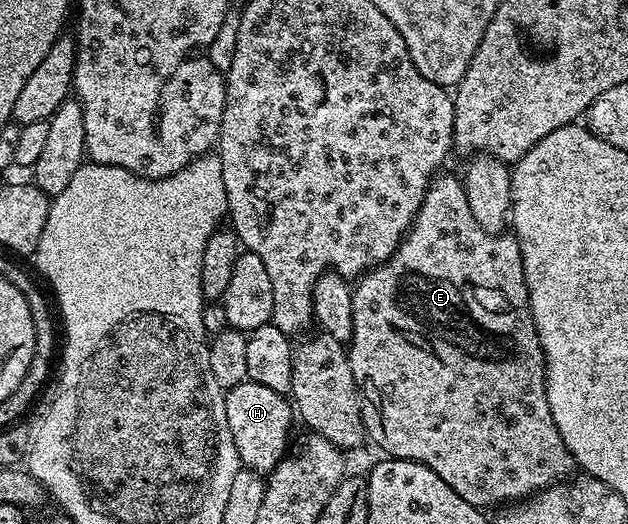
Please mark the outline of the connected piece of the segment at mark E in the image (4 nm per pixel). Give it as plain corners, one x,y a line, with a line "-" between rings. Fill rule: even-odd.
438,175
438,176
436,176
436,177
434,177
434,178
433,178
433,182
431,182
431,183
430,183
430,185
429,185
429,189
428,189
428,191
426,191
426,192
425,192
425,198
424,198
424,199
423,199
423,203
422,203
422,204
421,204
421,209
420,209
420,211
418,211
418,213
417,213
417,217
416,217
416,219
414,219
414,221
413,221
413,226
412,226
412,227
410,227
410,228
409,228
409,231
408,231
408,233
406,233
406,234
405,234
405,240
404,240
404,241
402,241
402,243
401,243
401,246
399,246
399,248
398,248
398,249
396,249
396,251
394,251
394,252
393,252
393,254
392,254
392,255
390,255
390,257
388,257
388,259
386,259
386,260
385,260
385,261
384,261
384,262
383,262
383,263
382,263
382,265
377,265
377,266
376,266
376,267
374,267
374,268
373,268
373,269
370,269
370,270
368,270
368,271
366,271
366,272
364,272
364,273
362,273
362,274
361,274
361,276
360,276
360,277
358,277
358,278
356,278
356,281
355,281
355,284
354,284
354,285
353,285
353,286
352,286
352,293
353,293
353,307
354,307
354,335
353,335
353,337
352,337
352,338
351,338
351,340
350,340
350,341
349,341
349,343
348,343
348,344
347,344
347,352
348,352
348,354
349,354
349,362
350,362
350,363
351,363
351,375
355,375
355,383
356,383
356,384
357,384
357,389
358,389
358,391
360,391
360,392
361,392
361,414
362,414
362,415
363,415
363,423
364,423
364,424
365,424
365,435
366,435
366,438
368,438
368,440
369,440
369,441
370,441
370,442
372,442
372,441
374,441
374,443
375,443
375,444
377,444
377,445
378,445
378,447
379,447
379,448
381,448
381,449
382,449
382,451
383,451
383,452
385,452
385,453
382,453
382,454
385,454
385,455
388,455
388,456
389,456
389,457
390,457
390,458
393,458
393,459
396,459
396,460
399,460
399,461
418,461
418,462
419,462
419,463
423,463
423,464
424,464
424,465
426,465
426,466
427,466
427,467
431,467
431,471
435,471
435,475
439,475
439,479
443,479
443,483
447,483
447,487
451,487
451,491
455,491
455,495
459,495
459,496
460,496
460,497
462,497
462,498
463,498
463,499
467,499
467,503
471,503
471,504
472,504
472,505
475,505
475,506
478,506
478,507
486,507
486,506
485,506
485,505
497,505
497,506
496,506
496,507
501,507
501,506
504,506
504,505
505,505
505,504
506,504
506,503
516,503
516,502
519,502
519,501
523,501
523,500
525,500
525,498
527,498
527,497
532,497
532,496
533,496
533,494
534,494
534,493
539,493
539,492
541,492
541,490
542,490
542,489
548,489
548,488
549,488
549,486
551,486
551,485
556,485
556,484
558,484
558,483
561,483
561,482
564,482
564,481
565,481
565,480
566,480
566,478
568,478
568,477
569,477
569,476
570,476
570,474
572,474
572,473
573,473
573,472
574,472
574,469
575,469
575,462
574,462
574,459
573,459
573,456
572,456
572,455
571,455
571,454
570,454
570,453
569,453
569,452
568,452
568,451
567,451
567,447
566,447
566,446
565,446
565,444
564,444
564,443
563,443
563,435
559,435
559,427
555,427
555,419
551,419
551,403
549,403
549,402
548,402
548,401
547,401
547,379
546,379
546,378
545,378
545,352
544,352
544,351
543,351
543,347
542,347
542,346
541,346
541,344
540,344
540,343
539,343
539,335
538,335
538,334
537,334
537,332
536,332
536,331
535,331
535,323
534,323
534,322
533,322
533,316
532,316
532,315
531,315
531,307
530,307
530,306
529,306
529,292
528,292
528,291
527,291
527,279
526,279
526,278
525,278
525,276
524,276
524,275
523,275
523,255
522,255
522,254
521,254
521,252
520,252
520,251
519,251
519,243
518,243
518,242
517,242
517,239
516,239
516,236
513,236
513,235
510,235
510,234
509,234
509,237
508,237
508,235
507,235
507,234
508,234
508,232
505,232
505,231
502,231
502,232
500,232
500,233
488,233
488,232
487,232
487,231
486,231
486,230
485,230
485,229
484,229
484,228
483,228
483,227
481,227
481,226
480,226
480,225
479,225
479,223
477,223
477,222
476,222
476,221
475,221
475,215
471,215
471,207
470,207
470,206
469,206
469,204
468,204
468,203
467,203
467,195
466,195
466,194
465,194
465,187
464,187
464,184
463,184
463,181
462,181
462,178
461,178
461,177
460,177
460,176
457,176
457,177
444,177
444,175
-
472,397
473,397
473,433
453,433
453,429
457,429
457,428
459,428
459,427
460,427
460,425
461,425
461,420
463,420
463,419
464,419
464,417
465,417
465,408
467,408
467,407
468,407
468,405
469,405
469,400
471,400
471,399
472,399

